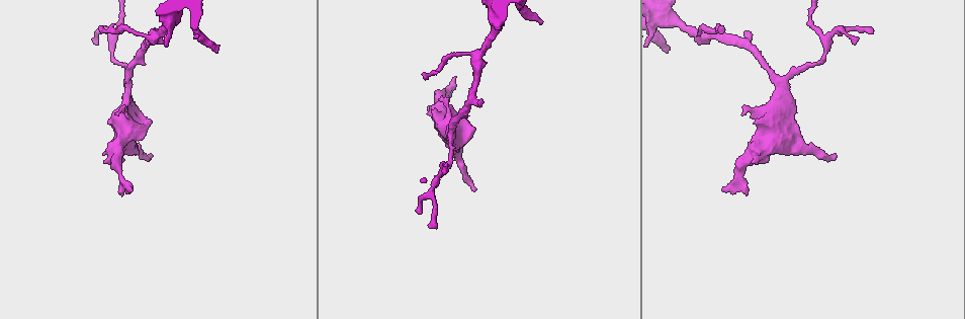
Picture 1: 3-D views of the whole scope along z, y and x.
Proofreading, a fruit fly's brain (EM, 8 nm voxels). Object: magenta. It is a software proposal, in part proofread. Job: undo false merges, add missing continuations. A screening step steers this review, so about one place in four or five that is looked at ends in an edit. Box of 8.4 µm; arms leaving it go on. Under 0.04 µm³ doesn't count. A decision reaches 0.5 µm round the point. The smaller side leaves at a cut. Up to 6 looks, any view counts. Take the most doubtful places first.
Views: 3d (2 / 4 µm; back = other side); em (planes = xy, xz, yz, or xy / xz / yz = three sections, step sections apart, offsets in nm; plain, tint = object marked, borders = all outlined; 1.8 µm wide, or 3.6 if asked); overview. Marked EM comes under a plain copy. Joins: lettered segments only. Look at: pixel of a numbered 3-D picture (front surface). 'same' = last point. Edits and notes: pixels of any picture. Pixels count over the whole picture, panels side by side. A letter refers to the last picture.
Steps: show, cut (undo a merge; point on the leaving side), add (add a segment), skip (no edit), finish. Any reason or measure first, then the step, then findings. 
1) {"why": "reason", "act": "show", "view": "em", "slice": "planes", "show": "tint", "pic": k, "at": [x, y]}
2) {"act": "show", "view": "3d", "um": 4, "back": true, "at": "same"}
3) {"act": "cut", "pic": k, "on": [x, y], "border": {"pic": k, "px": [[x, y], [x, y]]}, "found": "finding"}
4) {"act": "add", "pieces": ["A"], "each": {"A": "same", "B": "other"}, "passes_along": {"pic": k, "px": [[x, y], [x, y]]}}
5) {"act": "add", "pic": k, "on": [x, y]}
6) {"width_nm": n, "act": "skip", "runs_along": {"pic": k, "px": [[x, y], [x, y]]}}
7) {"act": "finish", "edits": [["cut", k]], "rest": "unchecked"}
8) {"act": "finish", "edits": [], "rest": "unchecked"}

{"why": "free end", "act": "show", "view": "3d", "um": 4, "pic": 1, "at": [664, 50]}

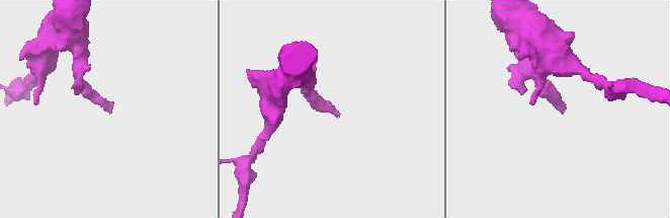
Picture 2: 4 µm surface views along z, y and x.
{"why": "now the EM", "act": "show", "view": "em", "um": 3.6, "slice": "planes", "show": "borders", "pic": 2, "at": [109, 111]}

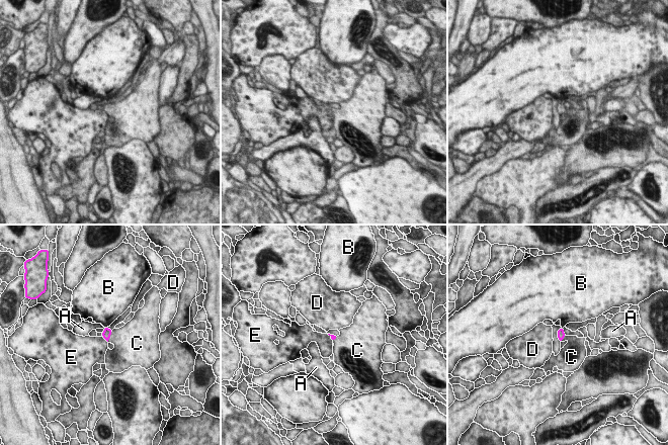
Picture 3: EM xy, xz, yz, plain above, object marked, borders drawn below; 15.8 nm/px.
{"act": "add", "pieces": ["C"], "each": {"A": "other", "B": "other", "C": "same", "D": "other", "E": "other"}, "passes_along": {"pic": 3, "px": [[106, 333], [109, 336], [124, 339]]}, "found": "it goes on there"}

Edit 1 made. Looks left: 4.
{"why": "an open end", "act": "show", "view": "3d", "um": 4, "back": true, "pic": 1, "at": [460, 148]}

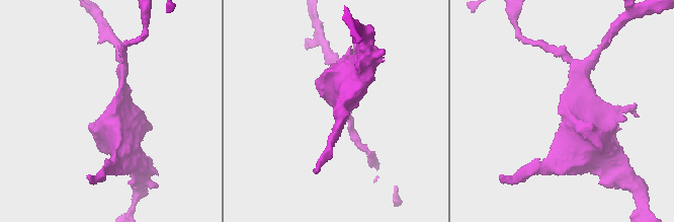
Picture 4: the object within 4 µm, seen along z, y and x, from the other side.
{"why": "shape alone is not enough", "act": "show", "view": "em", "slice": "planes", "show": "tint", "pic": 4, "at": [111, 113]}

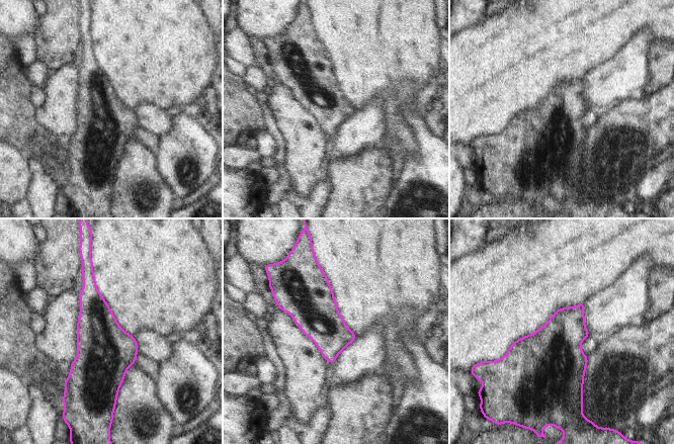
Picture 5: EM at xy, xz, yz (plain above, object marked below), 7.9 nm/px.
{"act": "show", "view": "em", "slice": "planes", "show": "borders", "at": "same"}

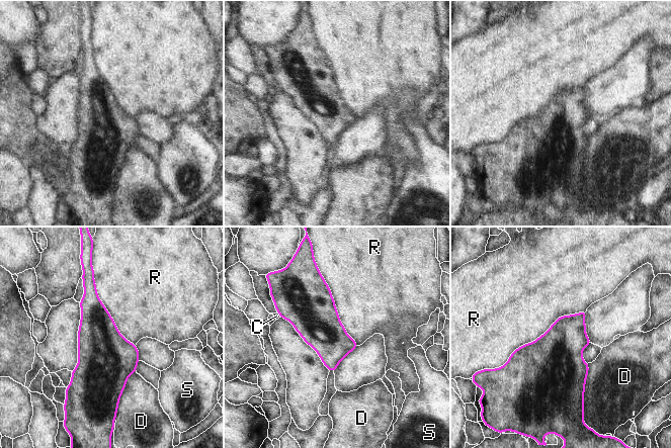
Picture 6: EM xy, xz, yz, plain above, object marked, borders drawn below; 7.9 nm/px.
{"width_nm": 320, "act": "skip", "each": {"C": "other", "D": "other", "R": "other", "S": "other"}, "border": {"pic": 6, "px": [[585, 310], [560, 316], [499, 368]]}, "found": "no lettered segment goes on from it"}

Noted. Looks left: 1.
{"why": "branch stops here", "act": "show", "view": "em", "slice": "planes", "show": "borders", "pic": 1, "at": [103, 28]}

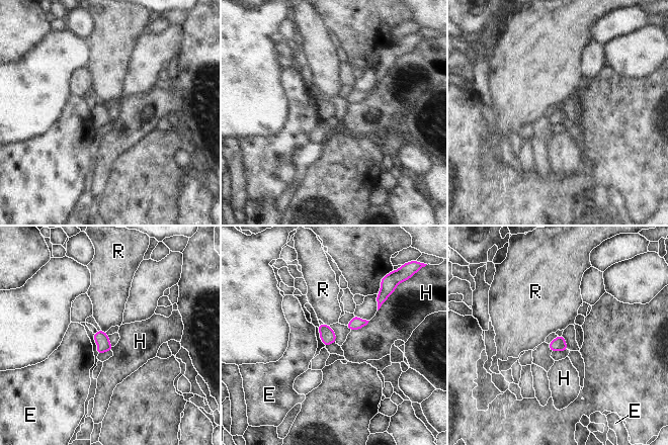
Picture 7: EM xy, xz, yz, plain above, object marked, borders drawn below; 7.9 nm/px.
{"longest_contact_nm": ["H", 170], "act": "skip", "each": {"E": "other", "H": "other", "R": "other"}, "found": "no lettered segment goes on from it"}

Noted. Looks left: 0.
{"act": "finish", "edits": [["add", 3]], "rest": "unchecked"}

